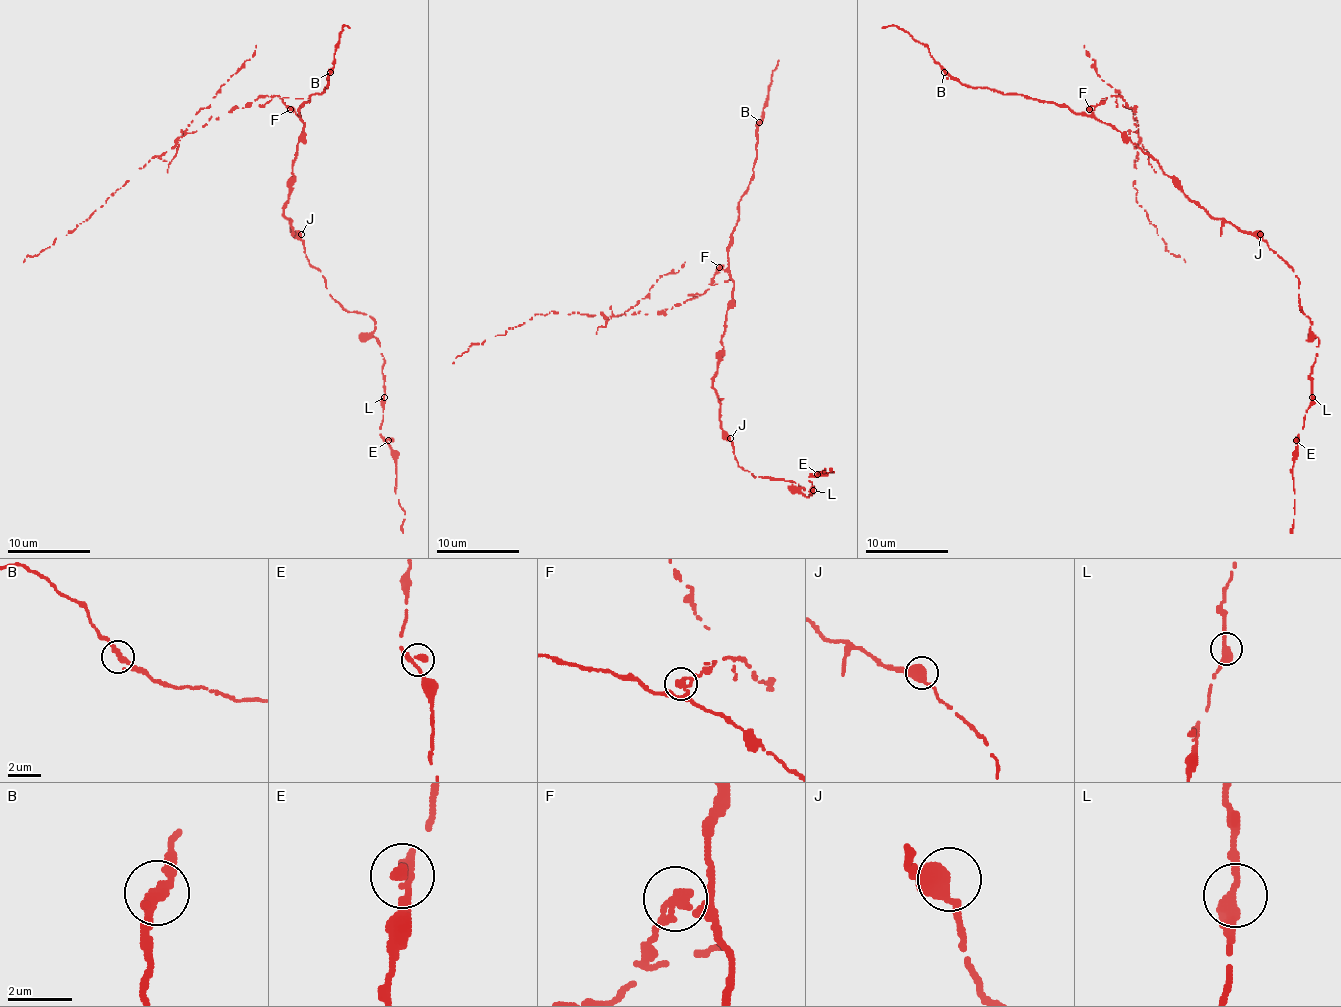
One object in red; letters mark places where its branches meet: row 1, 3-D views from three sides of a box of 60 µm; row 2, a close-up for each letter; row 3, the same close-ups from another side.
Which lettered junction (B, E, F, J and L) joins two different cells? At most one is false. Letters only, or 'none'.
F

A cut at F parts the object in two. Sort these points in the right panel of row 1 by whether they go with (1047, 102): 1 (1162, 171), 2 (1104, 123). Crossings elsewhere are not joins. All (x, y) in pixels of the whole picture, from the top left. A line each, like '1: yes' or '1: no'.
1: yes
2: yes

